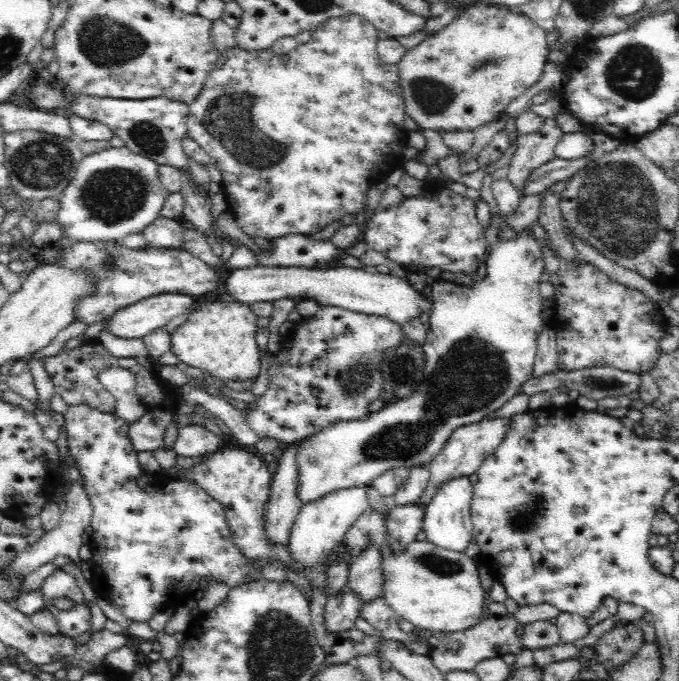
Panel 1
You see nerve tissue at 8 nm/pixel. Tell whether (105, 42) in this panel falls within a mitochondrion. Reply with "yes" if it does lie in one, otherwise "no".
yes

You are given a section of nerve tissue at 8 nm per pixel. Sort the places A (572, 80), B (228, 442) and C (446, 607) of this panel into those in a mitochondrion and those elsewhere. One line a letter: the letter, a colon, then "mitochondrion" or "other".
A: other
B: other
C: other

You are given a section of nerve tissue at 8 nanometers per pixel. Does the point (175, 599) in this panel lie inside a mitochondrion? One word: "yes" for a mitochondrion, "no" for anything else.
no

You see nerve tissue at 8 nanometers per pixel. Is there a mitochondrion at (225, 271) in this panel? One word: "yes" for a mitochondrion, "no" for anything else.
no

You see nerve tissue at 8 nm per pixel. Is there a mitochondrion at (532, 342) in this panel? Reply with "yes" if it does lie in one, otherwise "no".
no

